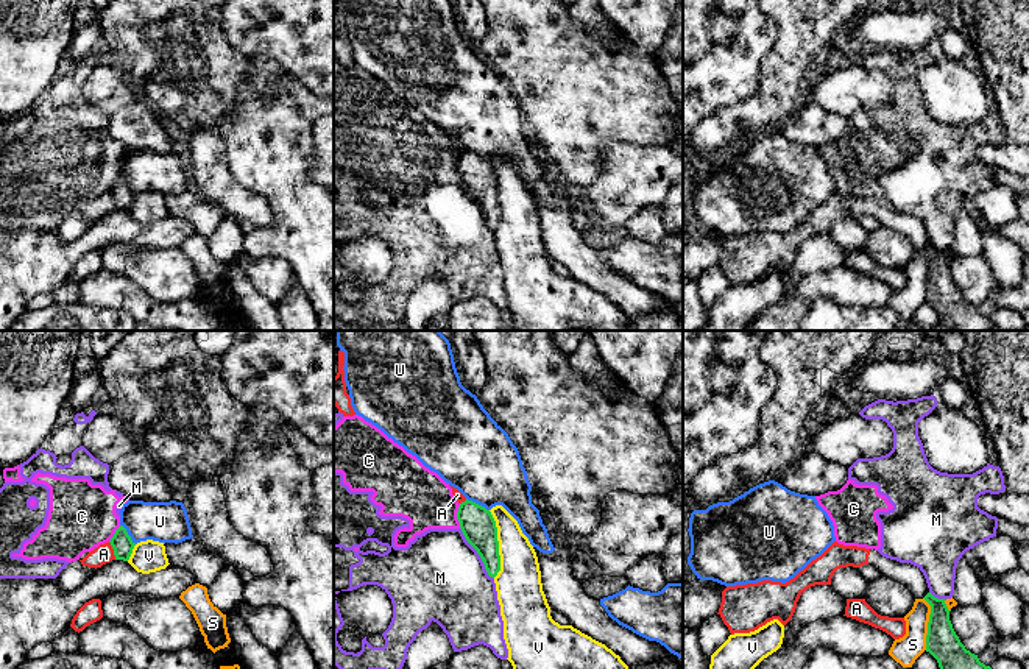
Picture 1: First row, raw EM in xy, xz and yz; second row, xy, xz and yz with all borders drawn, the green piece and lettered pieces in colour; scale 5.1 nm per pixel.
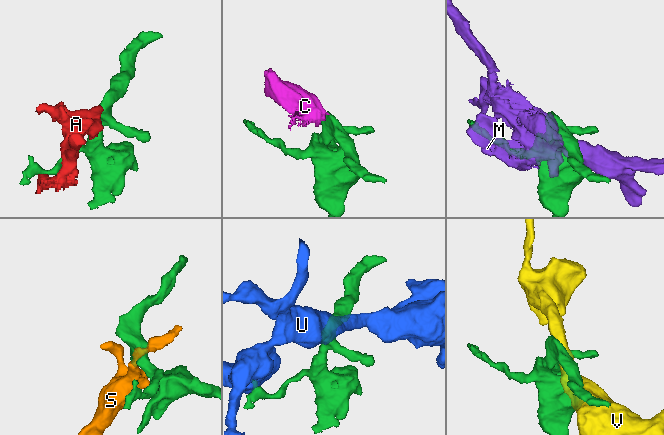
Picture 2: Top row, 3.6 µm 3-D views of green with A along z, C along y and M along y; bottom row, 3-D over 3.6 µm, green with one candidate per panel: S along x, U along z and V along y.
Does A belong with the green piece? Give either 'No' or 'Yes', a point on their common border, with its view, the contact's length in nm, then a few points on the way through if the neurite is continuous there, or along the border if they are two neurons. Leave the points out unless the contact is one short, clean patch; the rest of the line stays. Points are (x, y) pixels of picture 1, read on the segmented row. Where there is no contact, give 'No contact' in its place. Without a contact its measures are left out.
No. Touches green at xy (114, 551). Shared border 100 nm. Boundary: xy (108, 541), (116, 559)

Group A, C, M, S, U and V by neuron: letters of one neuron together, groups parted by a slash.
A / C M / S / U / V

